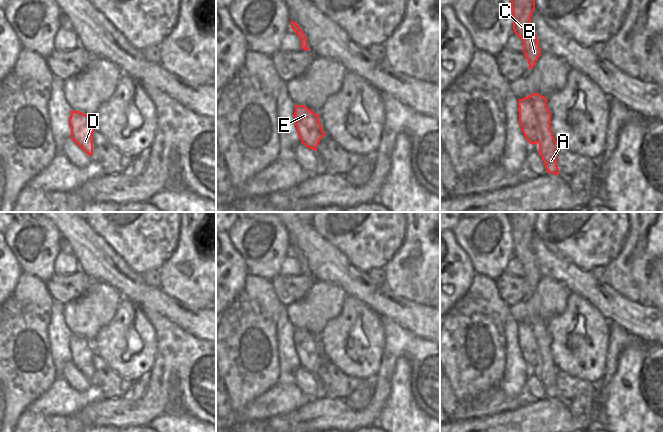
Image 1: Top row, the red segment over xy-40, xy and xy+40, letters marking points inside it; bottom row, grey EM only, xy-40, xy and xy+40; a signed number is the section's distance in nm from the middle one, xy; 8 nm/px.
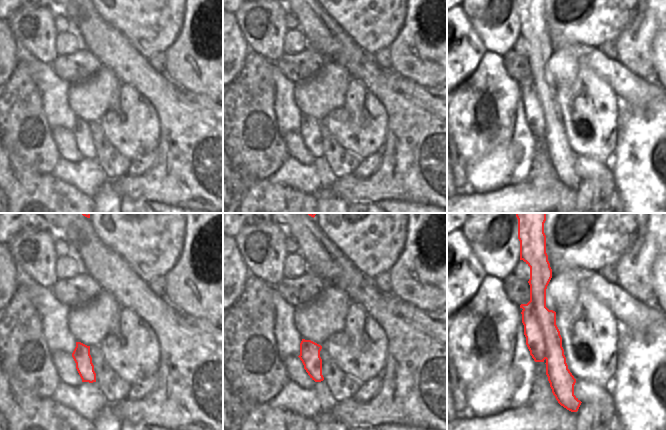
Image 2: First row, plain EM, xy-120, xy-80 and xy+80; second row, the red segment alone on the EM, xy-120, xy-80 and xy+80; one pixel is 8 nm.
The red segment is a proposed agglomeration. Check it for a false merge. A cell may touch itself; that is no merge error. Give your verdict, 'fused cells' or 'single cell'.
fused cells

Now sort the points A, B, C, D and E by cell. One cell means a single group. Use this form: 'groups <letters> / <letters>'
groups A B C / D E

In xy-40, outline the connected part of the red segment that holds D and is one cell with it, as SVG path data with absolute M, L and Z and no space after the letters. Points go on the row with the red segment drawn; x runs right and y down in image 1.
M71 110L69 118L71 139L90 157L93 154L93 132L95 124L93 117L80 111Z

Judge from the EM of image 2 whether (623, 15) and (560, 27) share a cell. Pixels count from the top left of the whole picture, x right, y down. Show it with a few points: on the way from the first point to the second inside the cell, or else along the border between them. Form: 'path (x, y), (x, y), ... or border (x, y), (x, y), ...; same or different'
path (607, 15), (586, 15), (581, 20), (576, 21); same

